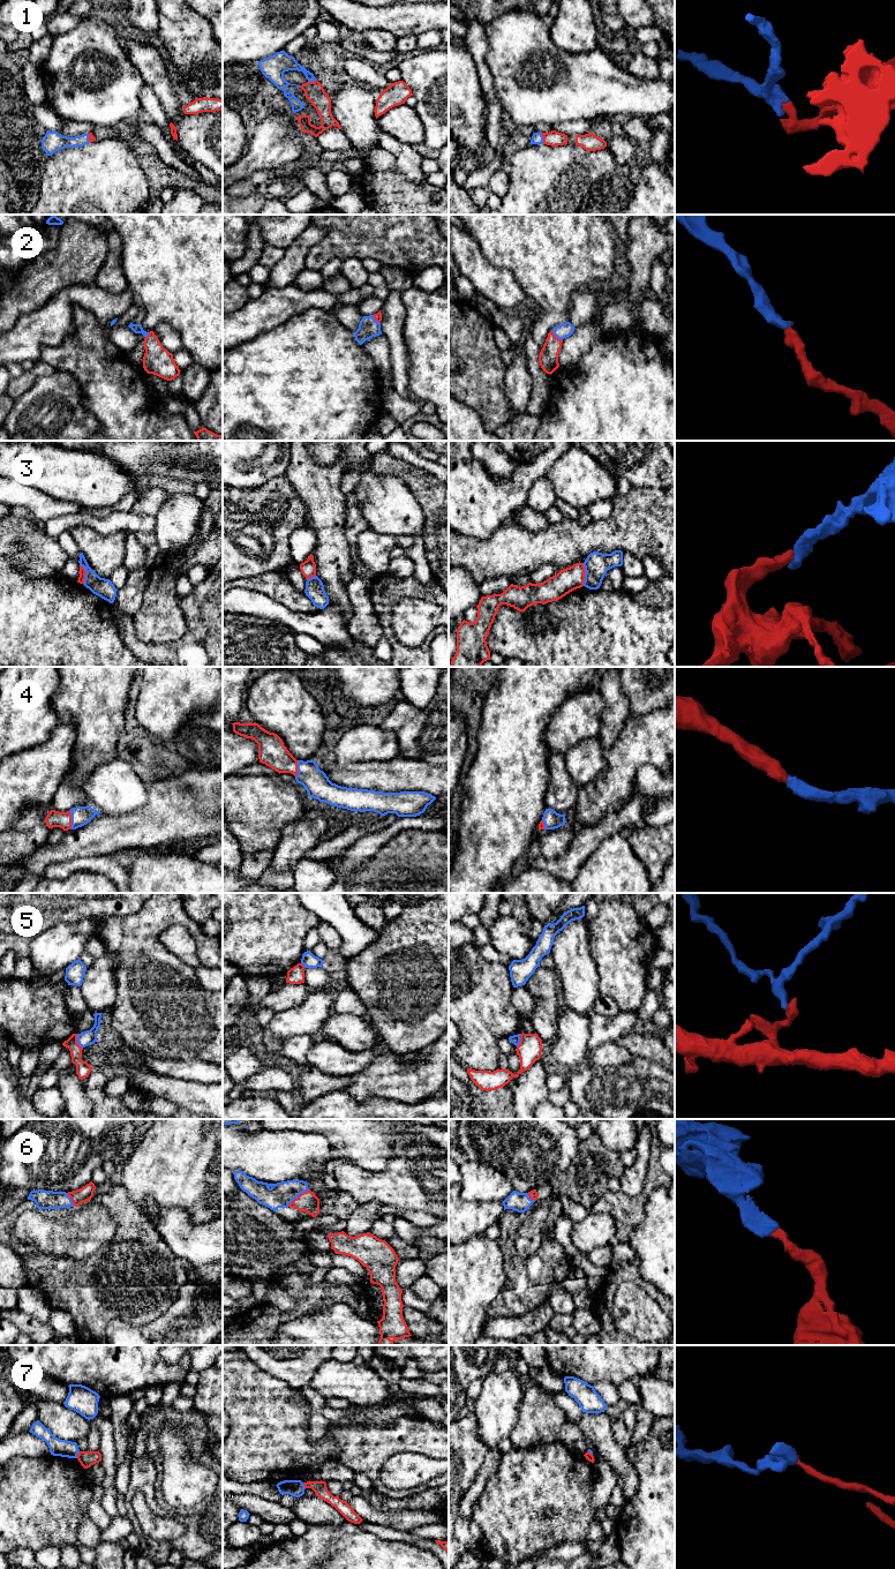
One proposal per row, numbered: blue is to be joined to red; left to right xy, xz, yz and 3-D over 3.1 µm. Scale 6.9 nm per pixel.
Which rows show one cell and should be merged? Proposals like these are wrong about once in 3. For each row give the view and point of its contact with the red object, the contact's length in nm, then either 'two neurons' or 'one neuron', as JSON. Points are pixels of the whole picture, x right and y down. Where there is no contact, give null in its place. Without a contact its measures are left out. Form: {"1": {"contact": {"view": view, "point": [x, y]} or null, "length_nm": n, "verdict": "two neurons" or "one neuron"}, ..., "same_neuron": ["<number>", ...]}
{"1": {"contact": {"view": "yz", "point": [543, 139]}, "length_nm": 70, "verdict": "one neuron"}, "2": {"contact": {"view": "yz", "point": [555, 336]}, "length_nm": 100, "verdict": "one neuron"}, "3": {"contact": {"view": "yz", "point": [584, 575]}, "length_nm": 160, "verdict": "two neurons"}, "4": {"contact": {"view": "xy", "point": [70, 819]}, "length_nm": 140, "verdict": "one neuron"}, "5": {"contact": {"view": "xy", "point": [76, 1041]}, "length_nm": 110, "verdict": "two neurons"}, "6": {"contact": {"view": "xz", "point": [299, 1195]}, "length_nm": 200, "verdict": "one neuron"}, "7": {"contact": {"view": "xy", "point": [77, 1455]}, "length_nm": 50, "verdict": "two neurons"}, "same_neuron": ["1", "2", "4", "6"]}

